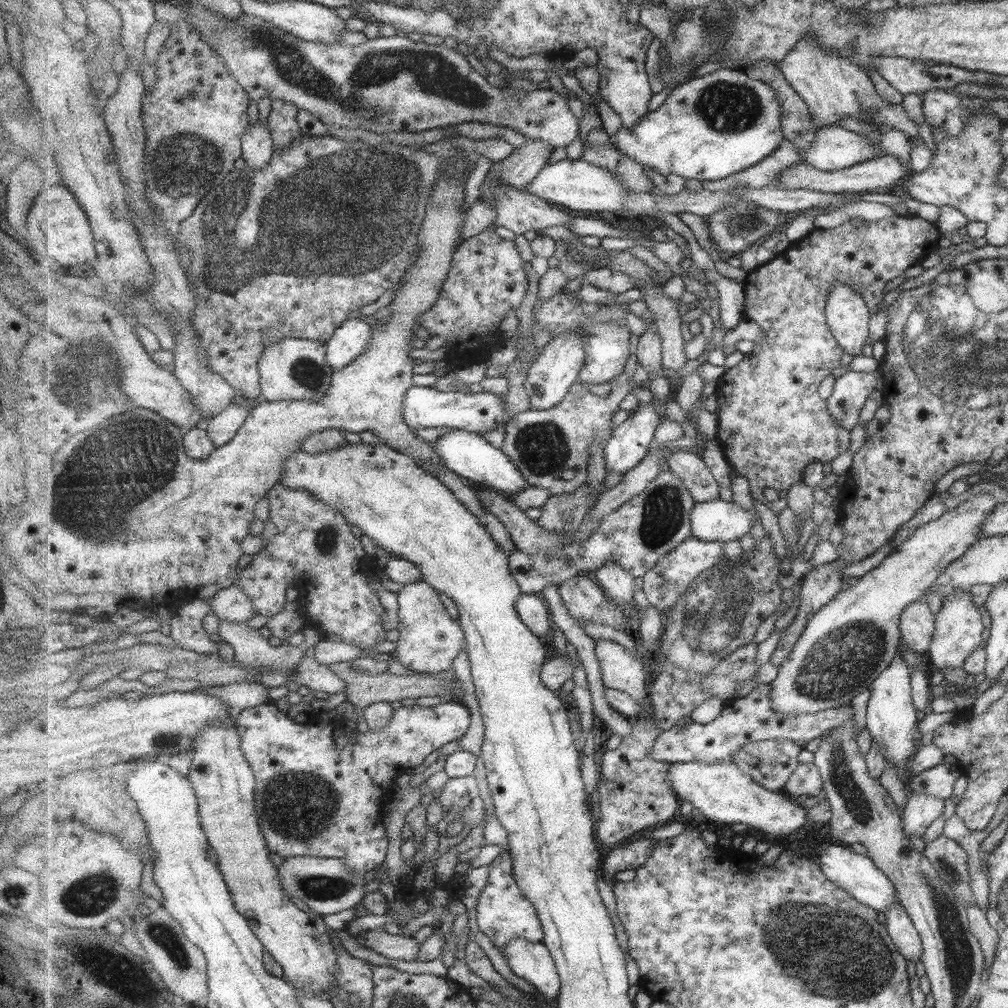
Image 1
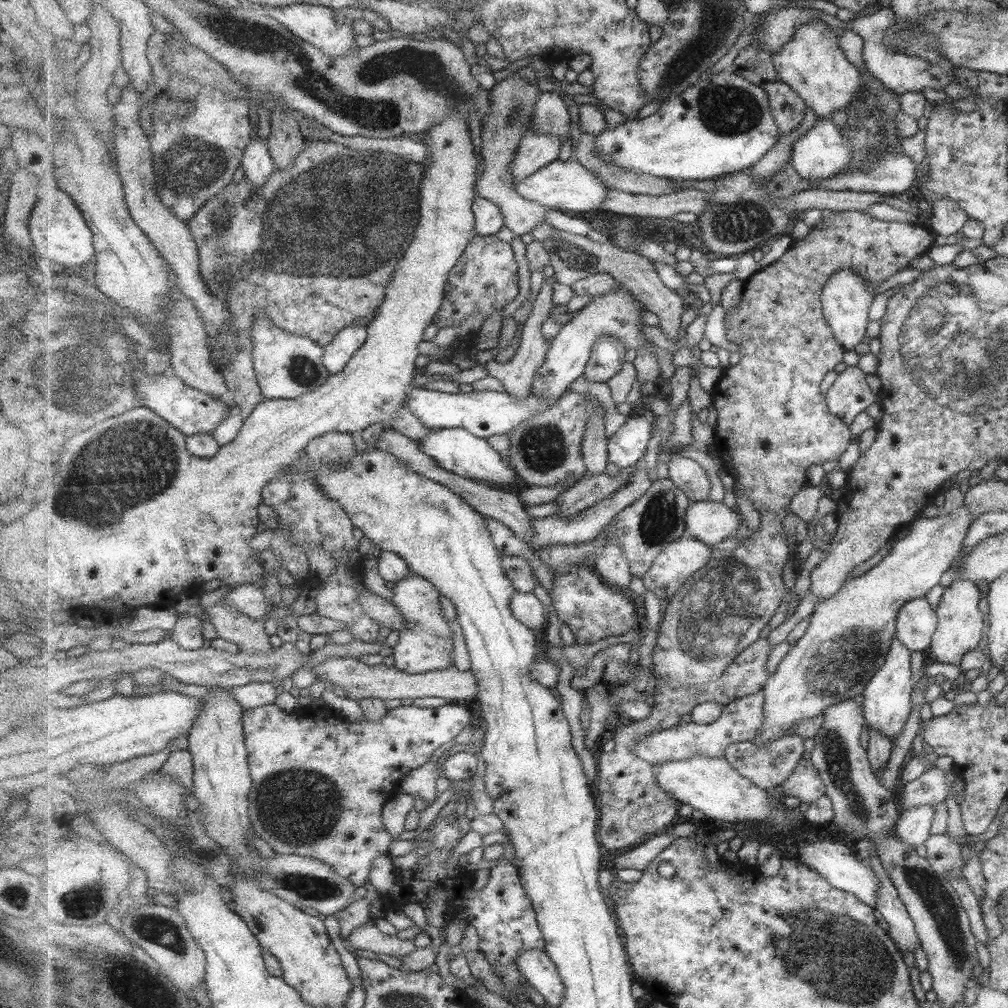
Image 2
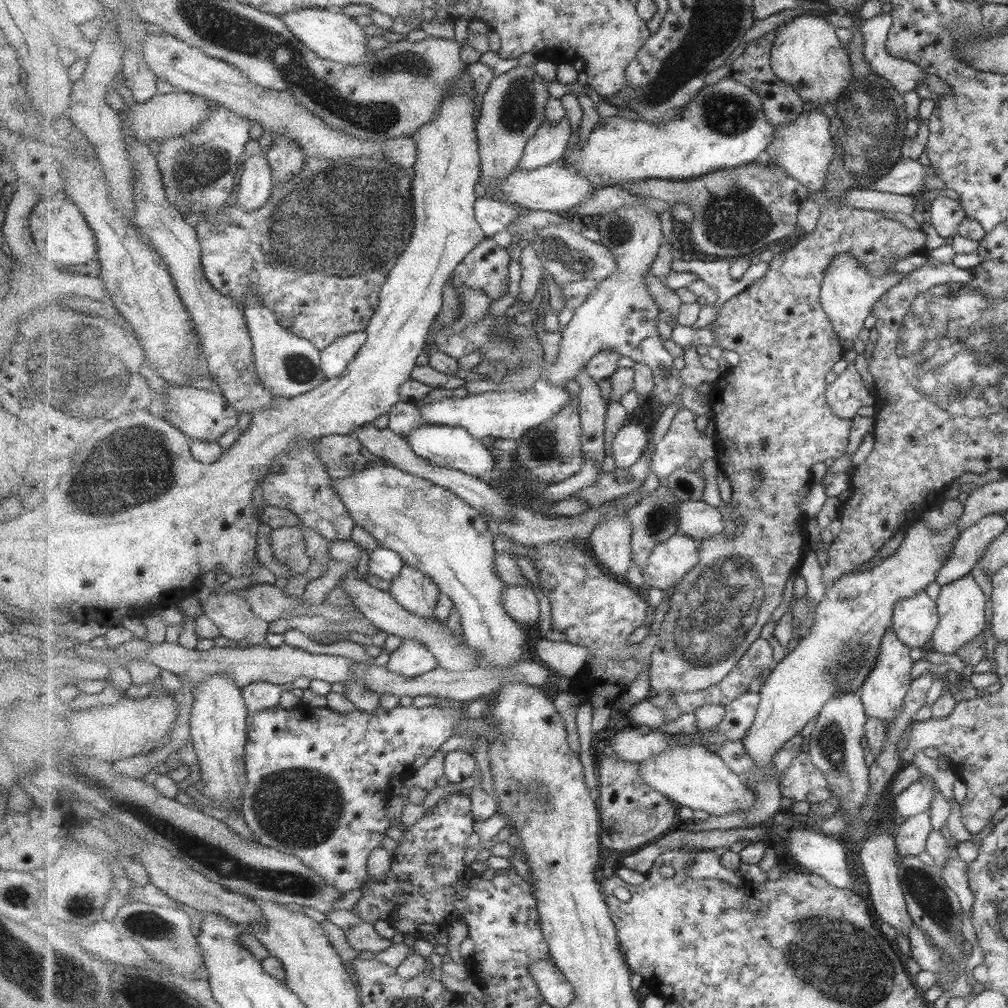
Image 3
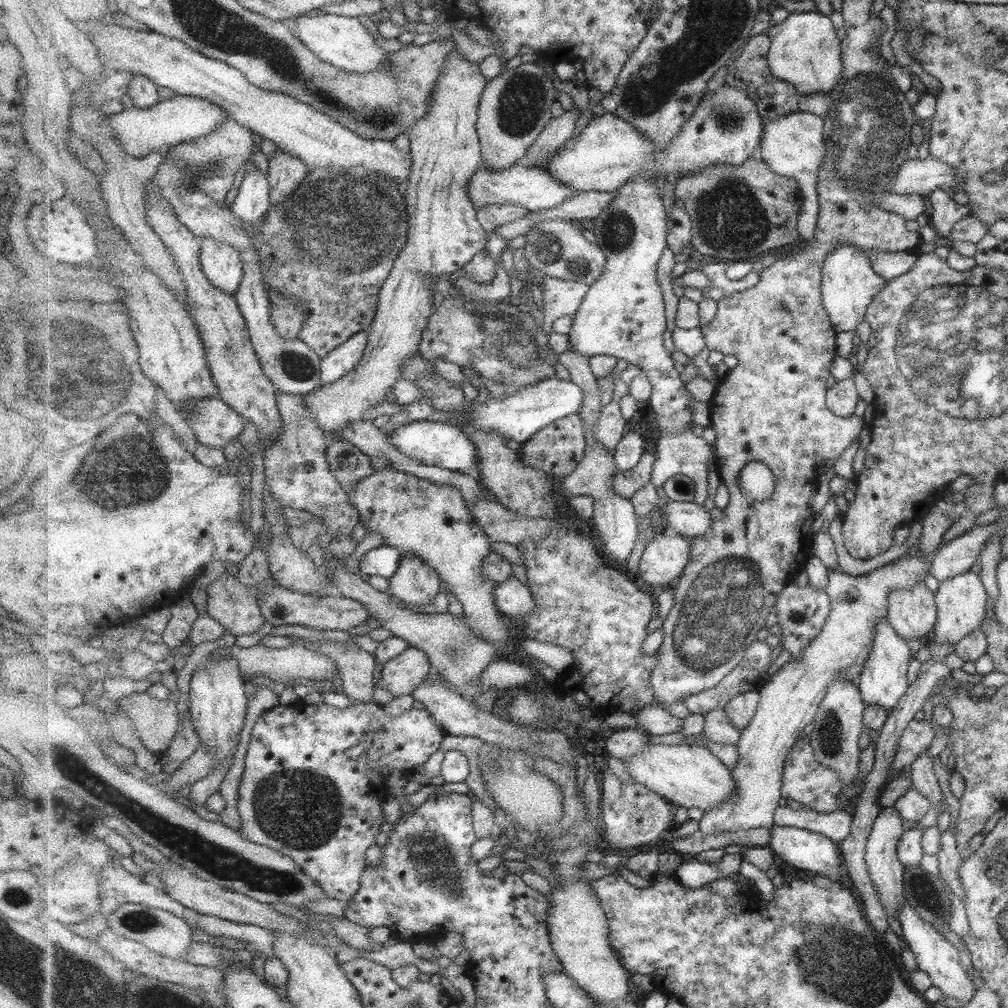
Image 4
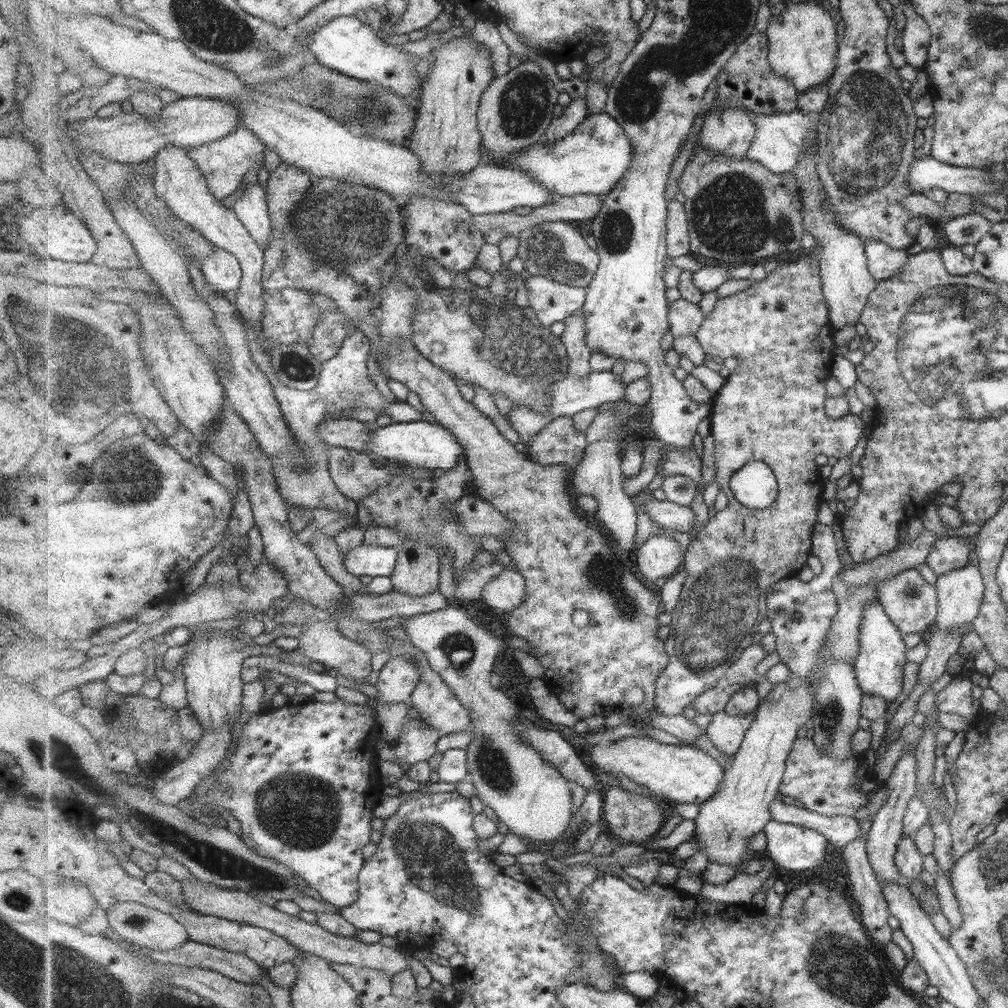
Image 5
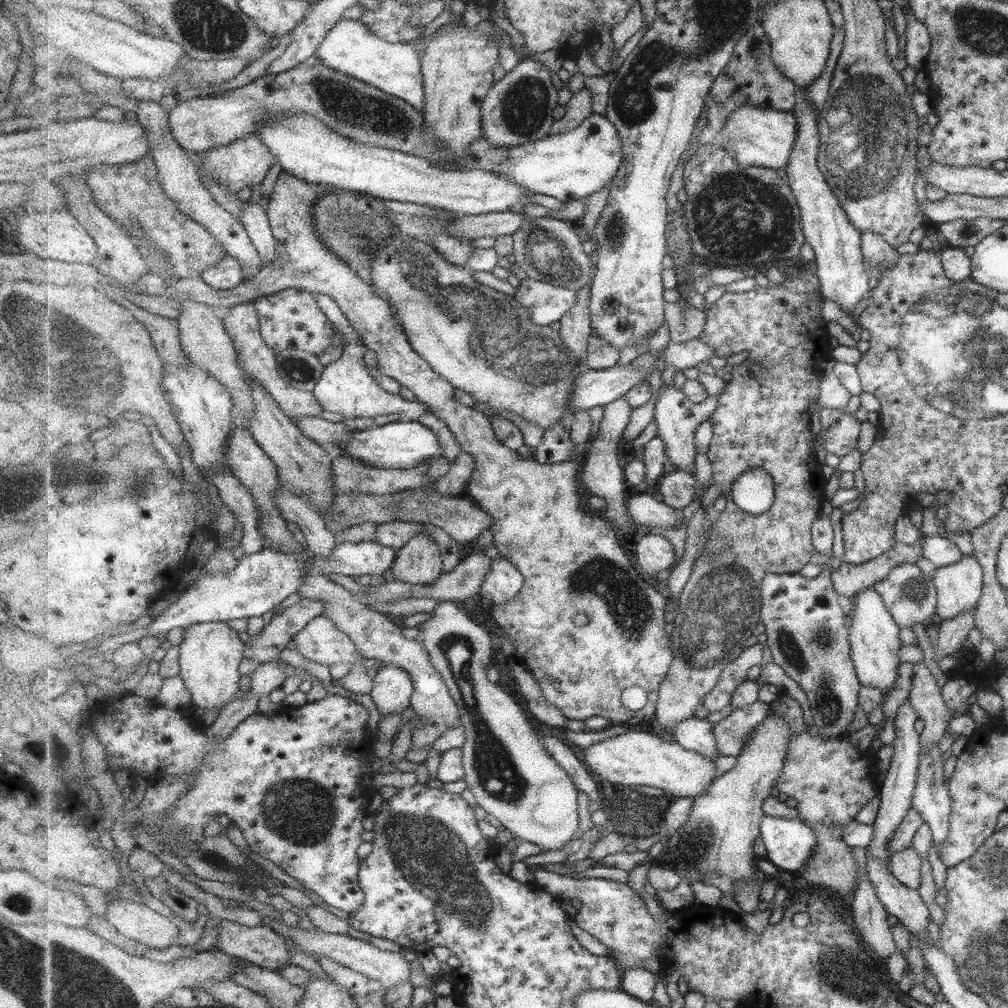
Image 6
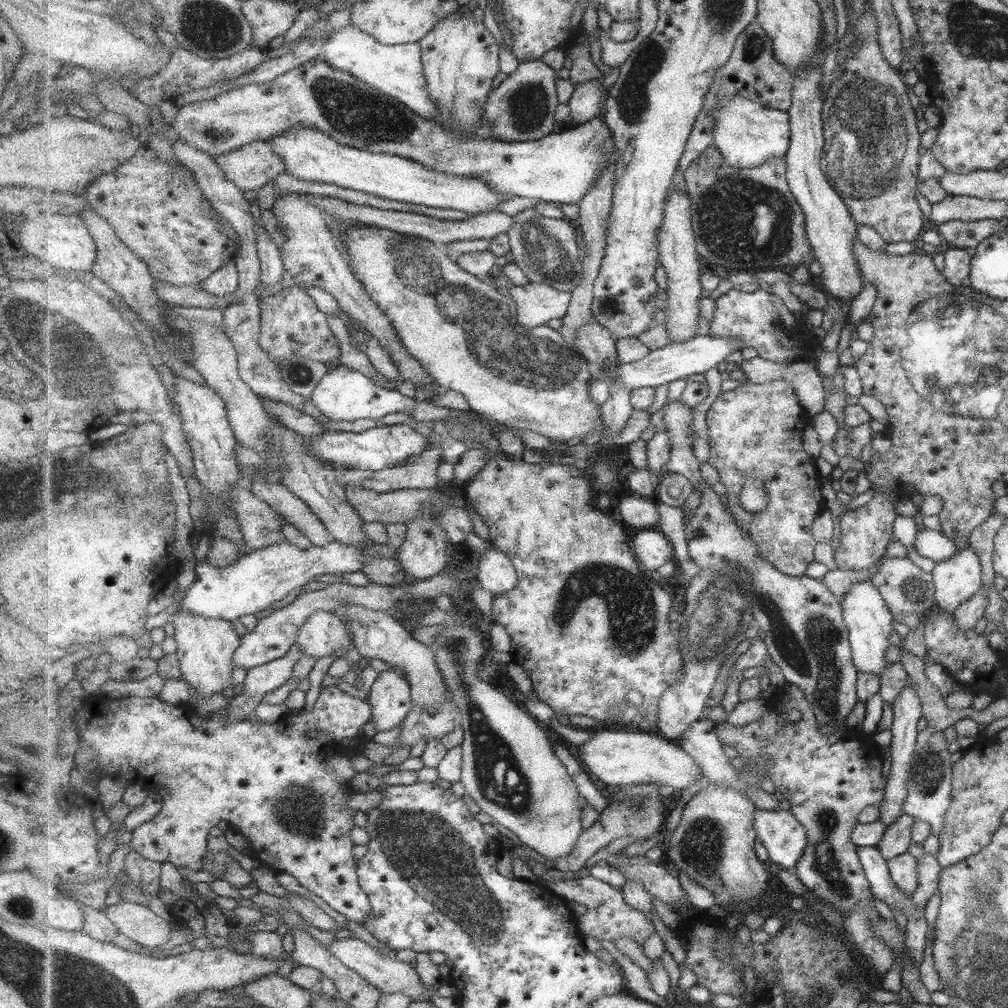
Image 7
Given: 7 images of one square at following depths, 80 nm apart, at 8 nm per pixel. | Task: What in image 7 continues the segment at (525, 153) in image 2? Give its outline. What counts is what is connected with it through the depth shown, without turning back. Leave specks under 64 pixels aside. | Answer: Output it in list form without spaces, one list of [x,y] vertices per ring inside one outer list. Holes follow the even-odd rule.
[[[600,79],[579,84],[568,102],[571,108],[571,119],[559,128],[575,128],[600,117],[601,100],[603,100],[603,84]]]

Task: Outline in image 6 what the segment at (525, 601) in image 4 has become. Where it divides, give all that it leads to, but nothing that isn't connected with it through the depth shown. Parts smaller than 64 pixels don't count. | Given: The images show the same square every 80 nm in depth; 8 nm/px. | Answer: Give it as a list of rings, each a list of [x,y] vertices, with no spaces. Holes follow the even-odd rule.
[[[503,557],[493,560],[491,574],[487,574],[481,595],[491,605],[507,604],[524,588],[525,578],[509,560]]]

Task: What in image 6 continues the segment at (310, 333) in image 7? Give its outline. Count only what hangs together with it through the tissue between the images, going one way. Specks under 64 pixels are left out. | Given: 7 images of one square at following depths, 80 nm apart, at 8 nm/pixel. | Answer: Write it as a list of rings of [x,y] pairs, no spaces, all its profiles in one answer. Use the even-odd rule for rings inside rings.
[[[287,289],[259,297],[254,305],[260,316],[263,338],[277,357],[289,349],[299,349],[319,357],[325,349],[331,347],[335,326],[321,310],[315,294],[311,291]]]

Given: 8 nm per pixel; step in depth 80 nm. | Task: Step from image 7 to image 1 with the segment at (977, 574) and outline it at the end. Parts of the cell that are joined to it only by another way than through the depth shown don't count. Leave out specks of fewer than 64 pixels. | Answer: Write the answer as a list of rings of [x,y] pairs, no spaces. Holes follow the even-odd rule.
[[[955,590],[942,599],[942,606],[934,616],[934,631],[926,650],[927,660],[933,668],[962,667],[963,660],[981,644],[981,616],[975,610],[969,591]]]

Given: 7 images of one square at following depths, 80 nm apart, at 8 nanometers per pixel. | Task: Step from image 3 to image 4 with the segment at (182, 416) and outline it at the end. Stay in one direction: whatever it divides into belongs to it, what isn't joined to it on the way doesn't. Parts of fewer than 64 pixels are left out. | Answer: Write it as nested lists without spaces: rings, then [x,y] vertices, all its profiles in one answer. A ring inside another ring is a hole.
[[[219,395],[196,400],[194,412],[187,418],[187,424],[195,432],[195,438],[200,444],[223,449],[232,438],[240,438],[246,421],[230,404],[223,402]]]

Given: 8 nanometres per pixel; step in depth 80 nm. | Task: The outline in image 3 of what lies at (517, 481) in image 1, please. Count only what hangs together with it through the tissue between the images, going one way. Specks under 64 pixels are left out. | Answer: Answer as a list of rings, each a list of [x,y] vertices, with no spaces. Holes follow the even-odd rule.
[[[425,424],[404,435],[414,453],[421,458],[426,458],[435,466],[447,467],[463,471],[465,474],[475,475],[479,478],[492,478],[495,480],[497,470],[494,468],[494,456],[486,447],[483,439],[477,439],[460,426],[429,425]]]

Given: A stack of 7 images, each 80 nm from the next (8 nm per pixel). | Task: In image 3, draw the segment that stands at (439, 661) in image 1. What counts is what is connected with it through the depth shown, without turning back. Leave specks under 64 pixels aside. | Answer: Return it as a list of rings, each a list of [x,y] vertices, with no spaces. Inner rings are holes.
[[[405,563],[399,578],[395,578],[390,584],[389,592],[405,610],[423,616],[427,620],[437,620],[435,608],[441,591],[433,582],[433,578],[423,574],[421,570]],[[402,640],[400,647],[389,655],[386,667],[405,679],[427,674],[439,668],[435,655],[418,640]]]

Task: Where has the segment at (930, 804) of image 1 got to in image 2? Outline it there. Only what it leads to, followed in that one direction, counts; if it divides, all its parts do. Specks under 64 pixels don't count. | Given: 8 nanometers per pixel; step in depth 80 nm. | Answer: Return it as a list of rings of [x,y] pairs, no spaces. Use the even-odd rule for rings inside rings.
[[[928,804],[912,806],[900,814],[895,826],[895,834],[903,843],[914,849],[919,844],[924,844],[929,837],[931,822],[934,820],[934,807]]]

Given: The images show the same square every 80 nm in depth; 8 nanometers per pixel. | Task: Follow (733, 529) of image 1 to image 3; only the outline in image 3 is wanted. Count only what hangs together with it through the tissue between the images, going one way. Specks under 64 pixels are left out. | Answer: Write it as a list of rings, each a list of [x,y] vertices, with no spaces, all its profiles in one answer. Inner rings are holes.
[[[682,501],[678,513],[679,534],[693,540],[715,538],[725,528],[721,512],[704,501]]]

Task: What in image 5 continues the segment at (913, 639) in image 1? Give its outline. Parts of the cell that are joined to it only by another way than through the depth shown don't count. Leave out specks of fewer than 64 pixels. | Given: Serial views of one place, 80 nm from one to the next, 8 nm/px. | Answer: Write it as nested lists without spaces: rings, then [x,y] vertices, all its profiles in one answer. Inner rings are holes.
[[[917,569],[902,571],[888,581],[877,584],[877,588],[879,592],[876,595],[876,600],[879,600],[878,604],[901,634],[929,632],[936,618],[936,594],[931,584],[927,584],[921,578]]]

